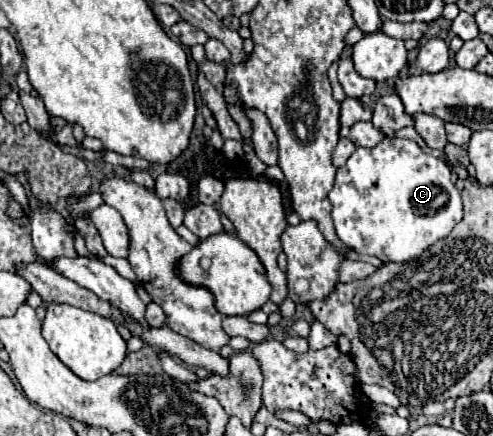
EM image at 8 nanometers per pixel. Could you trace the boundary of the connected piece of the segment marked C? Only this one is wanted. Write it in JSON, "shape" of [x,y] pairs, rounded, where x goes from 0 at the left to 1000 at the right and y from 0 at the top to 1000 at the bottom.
{"shape":[[[777,317],[757,339],[724,339],[684,390],[667,459],[675,468],[671,491],[684,546],[712,573],[765,587],[773,601],[822,601],[854,587],[858,573],[903,546],[939,495],[935,450],[915,417],[915,394],[903,372],[862,349],[846,326],[822,317]]]}

